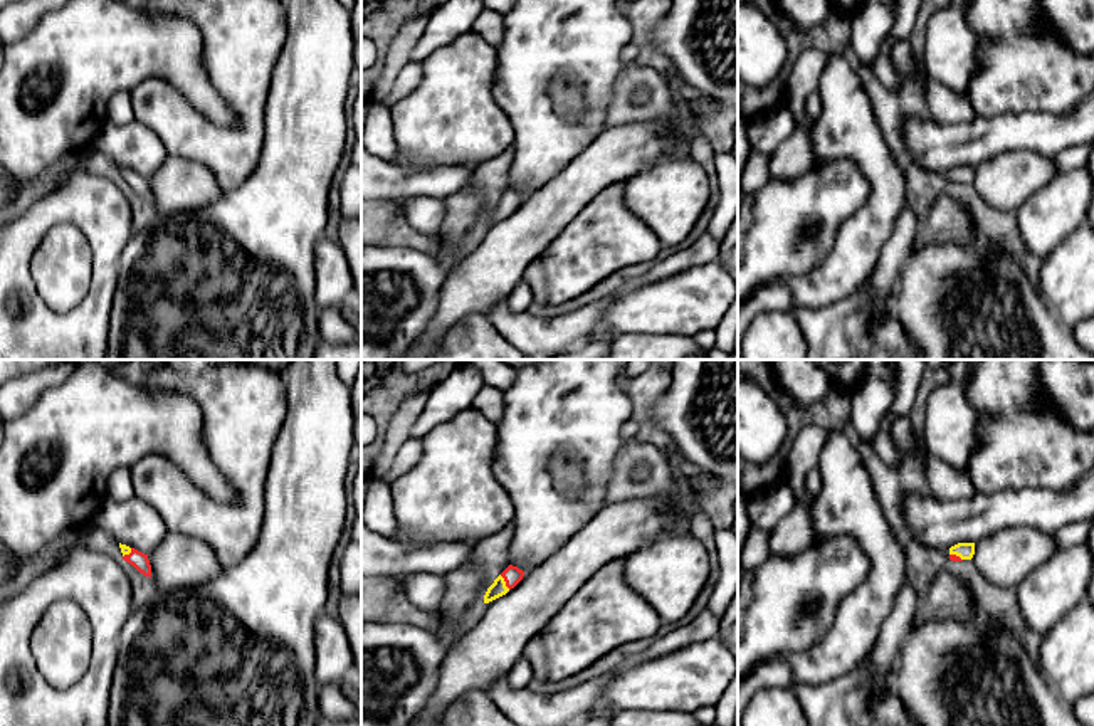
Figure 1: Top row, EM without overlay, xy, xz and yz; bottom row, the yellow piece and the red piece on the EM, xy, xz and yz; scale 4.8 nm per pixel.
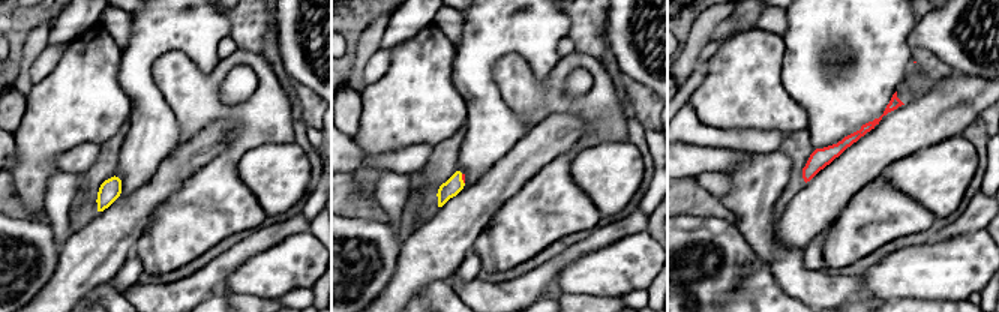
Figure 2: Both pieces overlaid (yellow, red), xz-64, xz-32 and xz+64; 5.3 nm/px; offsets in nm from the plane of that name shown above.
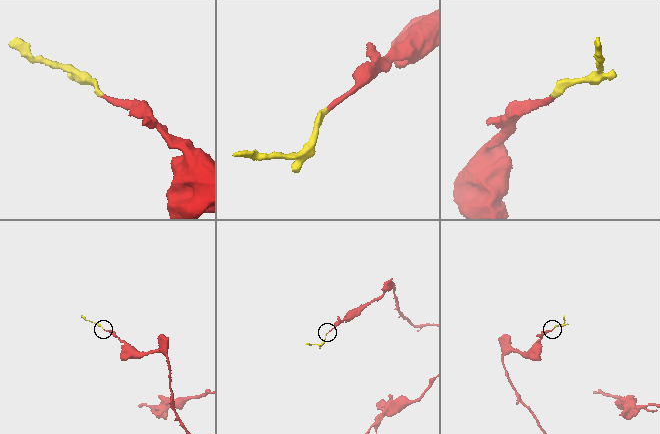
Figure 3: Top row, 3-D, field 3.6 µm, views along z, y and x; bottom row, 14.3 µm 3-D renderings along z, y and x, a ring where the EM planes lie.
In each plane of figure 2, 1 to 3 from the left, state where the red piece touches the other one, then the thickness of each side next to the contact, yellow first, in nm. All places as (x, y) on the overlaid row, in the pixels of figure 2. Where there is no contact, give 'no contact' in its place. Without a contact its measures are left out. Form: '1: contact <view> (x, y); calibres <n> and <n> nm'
1: no contact
2: contact xz-32 (461, 179); calibres 90 and 20 nm
3: no contact

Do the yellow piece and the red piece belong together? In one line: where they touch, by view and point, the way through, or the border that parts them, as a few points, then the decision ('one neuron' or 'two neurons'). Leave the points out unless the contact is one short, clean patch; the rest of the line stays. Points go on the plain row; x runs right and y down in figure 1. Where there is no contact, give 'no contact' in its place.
contact xz (504, 205); way xz (498, 212), (504, 205), (513, 199); one neuron

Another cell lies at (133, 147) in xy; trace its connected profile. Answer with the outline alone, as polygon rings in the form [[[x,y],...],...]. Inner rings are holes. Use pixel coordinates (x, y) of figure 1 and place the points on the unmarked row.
[[[138,121],[128,124],[106,123],[94,138],[97,153],[109,156],[118,166],[151,178],[166,160],[166,151],[151,129]]]

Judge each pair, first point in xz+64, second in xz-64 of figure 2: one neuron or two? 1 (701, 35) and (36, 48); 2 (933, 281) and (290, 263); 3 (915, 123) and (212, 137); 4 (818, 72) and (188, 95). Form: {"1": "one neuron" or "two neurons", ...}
{"1": "one neuron", "2": "one neuron", "3": "one neuron", "4": "two neurons"}

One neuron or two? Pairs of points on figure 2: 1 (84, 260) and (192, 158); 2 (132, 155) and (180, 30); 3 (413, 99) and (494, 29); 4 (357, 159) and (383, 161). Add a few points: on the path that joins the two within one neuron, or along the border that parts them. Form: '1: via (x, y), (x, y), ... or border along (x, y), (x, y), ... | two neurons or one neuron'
1: via (111, 234), (165, 180) | one neuron
2: via (144, 122), (144, 59), (147, 56) | one neuron
3: border along (453, 44), (452, 84), (464, 98) | two neurons
4: via (363, 161), (377, 161) | one neuron

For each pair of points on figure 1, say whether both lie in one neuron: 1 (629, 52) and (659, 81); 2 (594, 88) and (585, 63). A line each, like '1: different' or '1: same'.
1: different
2: same

